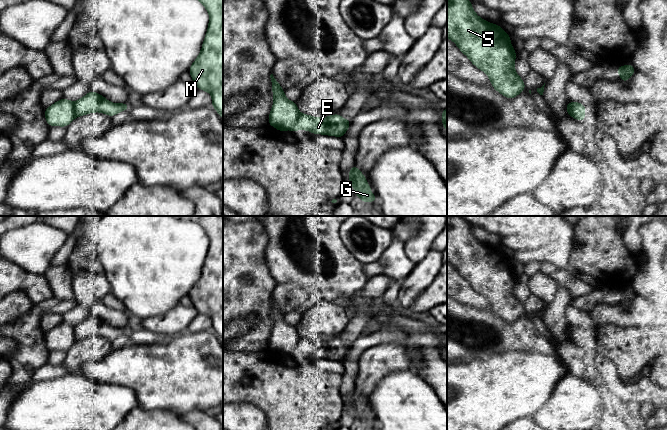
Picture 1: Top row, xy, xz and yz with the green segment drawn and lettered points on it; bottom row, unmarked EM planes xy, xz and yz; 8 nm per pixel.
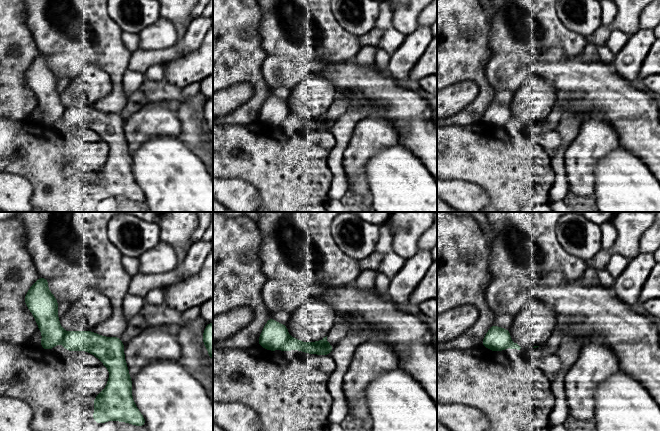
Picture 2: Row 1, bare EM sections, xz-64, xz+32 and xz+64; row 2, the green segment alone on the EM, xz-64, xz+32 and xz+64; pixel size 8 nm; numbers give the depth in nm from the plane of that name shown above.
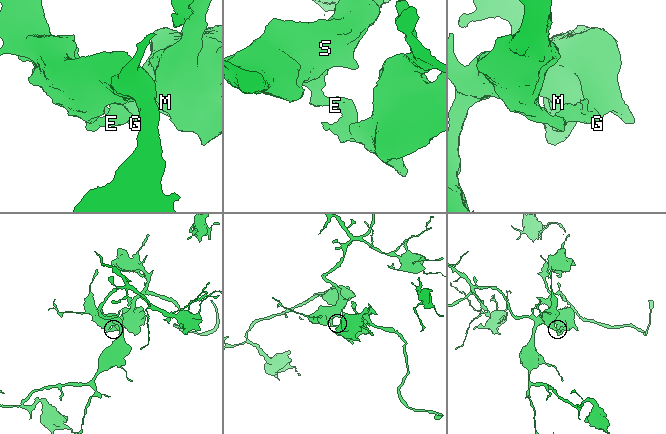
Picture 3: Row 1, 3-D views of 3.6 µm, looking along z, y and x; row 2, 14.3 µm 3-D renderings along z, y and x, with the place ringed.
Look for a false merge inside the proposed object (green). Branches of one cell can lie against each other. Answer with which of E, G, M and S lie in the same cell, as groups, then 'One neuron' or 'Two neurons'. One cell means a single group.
Groups: E G M / S. Two neurons

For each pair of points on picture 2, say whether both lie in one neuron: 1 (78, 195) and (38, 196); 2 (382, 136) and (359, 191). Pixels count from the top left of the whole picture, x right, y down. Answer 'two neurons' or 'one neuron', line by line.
1: one neuron
2: one neuron

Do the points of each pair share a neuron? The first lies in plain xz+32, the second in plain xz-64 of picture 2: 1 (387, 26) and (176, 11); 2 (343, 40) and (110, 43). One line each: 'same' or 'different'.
1: different
2: same

